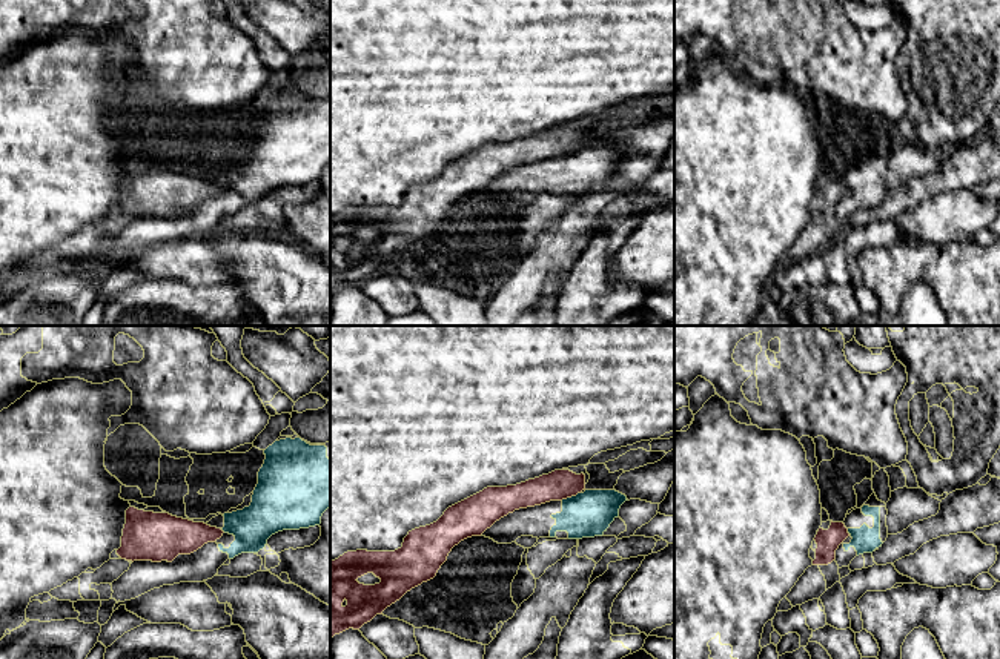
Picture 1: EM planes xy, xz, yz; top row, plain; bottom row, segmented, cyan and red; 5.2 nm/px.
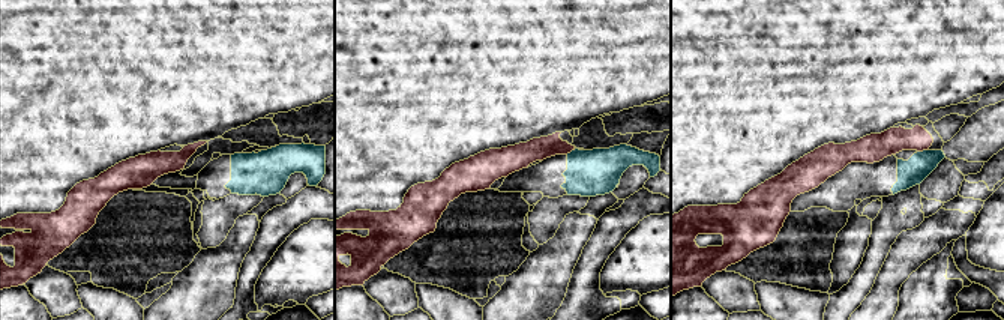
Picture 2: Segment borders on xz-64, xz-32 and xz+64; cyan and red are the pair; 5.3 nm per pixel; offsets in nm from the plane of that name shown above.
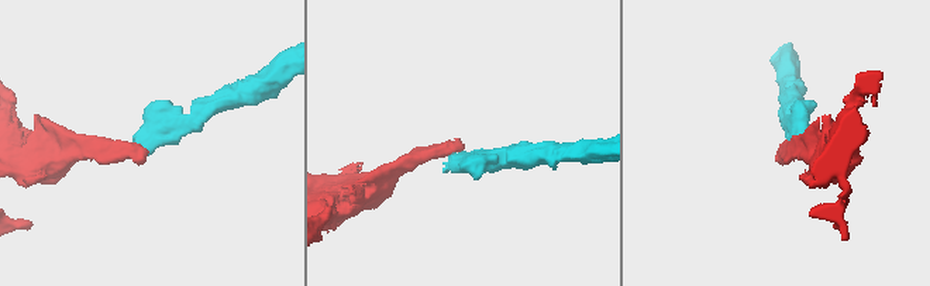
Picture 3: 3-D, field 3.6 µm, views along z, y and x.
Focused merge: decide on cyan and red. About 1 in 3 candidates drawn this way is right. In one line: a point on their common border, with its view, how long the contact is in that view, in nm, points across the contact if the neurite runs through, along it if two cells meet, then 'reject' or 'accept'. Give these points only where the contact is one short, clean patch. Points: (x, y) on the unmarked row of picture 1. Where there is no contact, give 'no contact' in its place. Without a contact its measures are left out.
contact xz (572, 152); length 110 nm; border xz (579, 148), (561, 155); reject

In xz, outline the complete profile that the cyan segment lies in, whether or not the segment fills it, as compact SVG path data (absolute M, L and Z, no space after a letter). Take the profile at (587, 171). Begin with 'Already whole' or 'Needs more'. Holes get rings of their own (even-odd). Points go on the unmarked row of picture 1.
Needs more. M585 146L576 152L515 166L481 192L512 200L521 192L582 195L602 192L628 157L616 146Z

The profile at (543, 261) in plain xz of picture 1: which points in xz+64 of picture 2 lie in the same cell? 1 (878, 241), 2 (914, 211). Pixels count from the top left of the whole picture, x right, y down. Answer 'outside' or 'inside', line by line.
1: inside
2: inside

